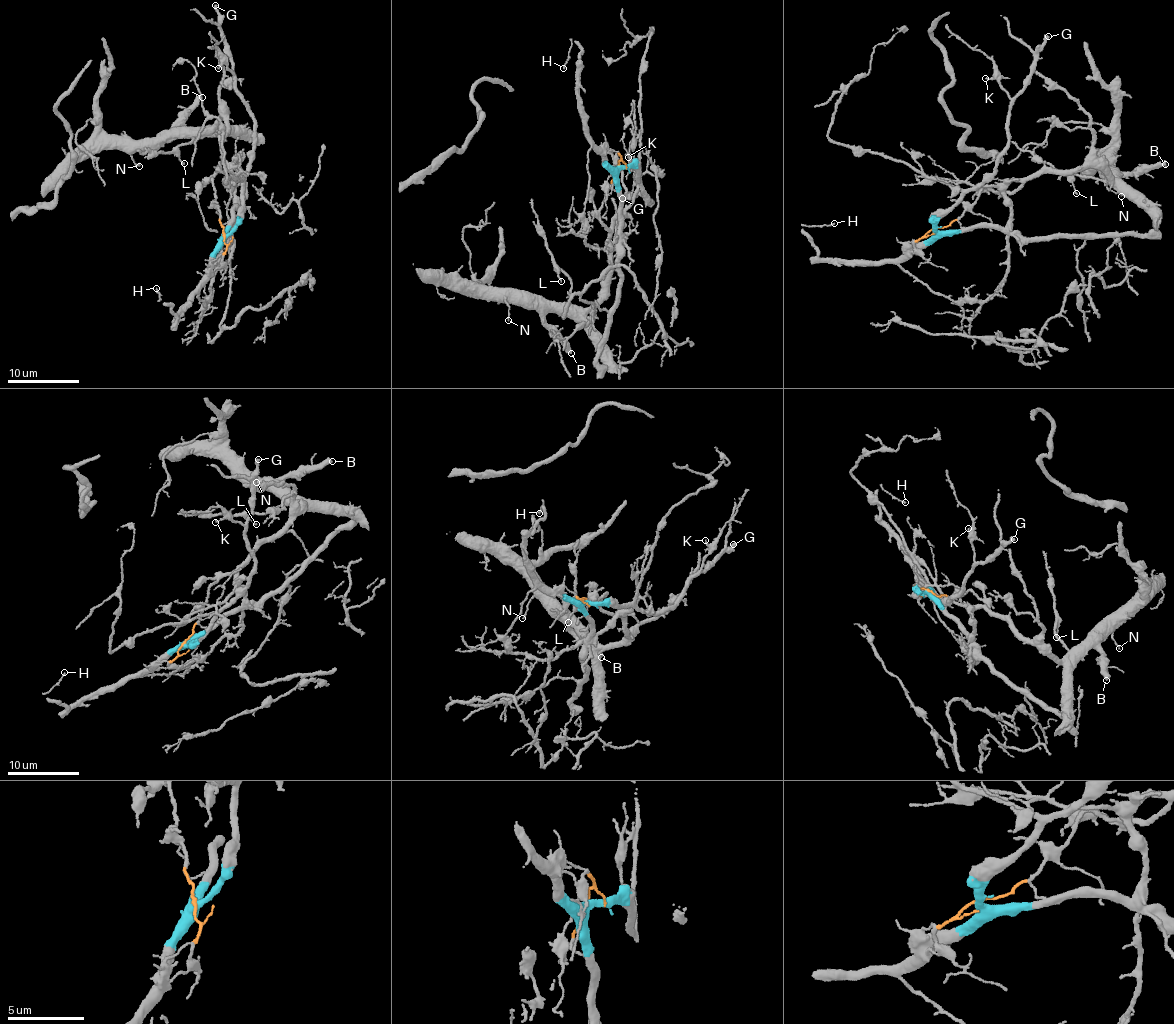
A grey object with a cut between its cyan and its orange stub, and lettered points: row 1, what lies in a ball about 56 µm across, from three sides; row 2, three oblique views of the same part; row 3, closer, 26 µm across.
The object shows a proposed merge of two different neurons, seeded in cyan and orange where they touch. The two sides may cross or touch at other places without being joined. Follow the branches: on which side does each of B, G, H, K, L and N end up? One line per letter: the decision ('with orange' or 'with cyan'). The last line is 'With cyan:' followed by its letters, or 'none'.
B: with orange
G: with cyan
H: with cyan
K: with cyan
L: with orange
N: with orange
With cyan: G, H, K

